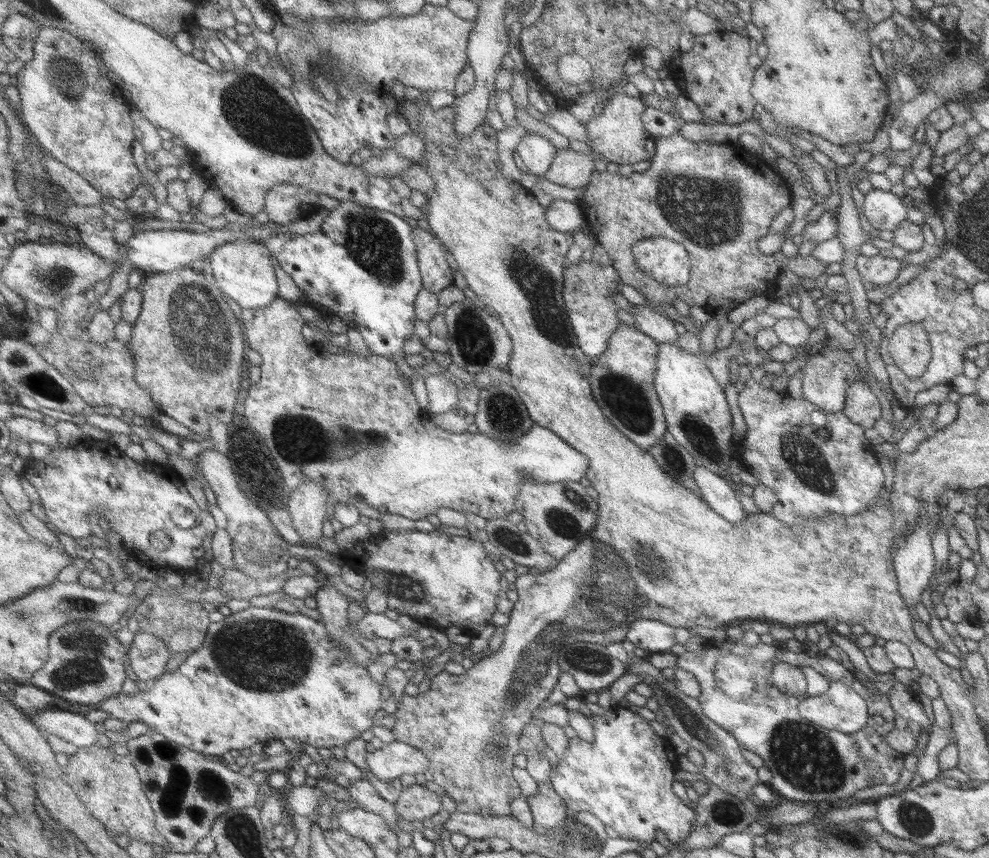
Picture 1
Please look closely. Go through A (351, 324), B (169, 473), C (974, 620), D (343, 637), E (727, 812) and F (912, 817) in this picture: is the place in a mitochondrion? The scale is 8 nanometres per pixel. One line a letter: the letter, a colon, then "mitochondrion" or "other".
A: other
B: other
C: other
D: other
E: mitochondrion
F: mitochondrion

